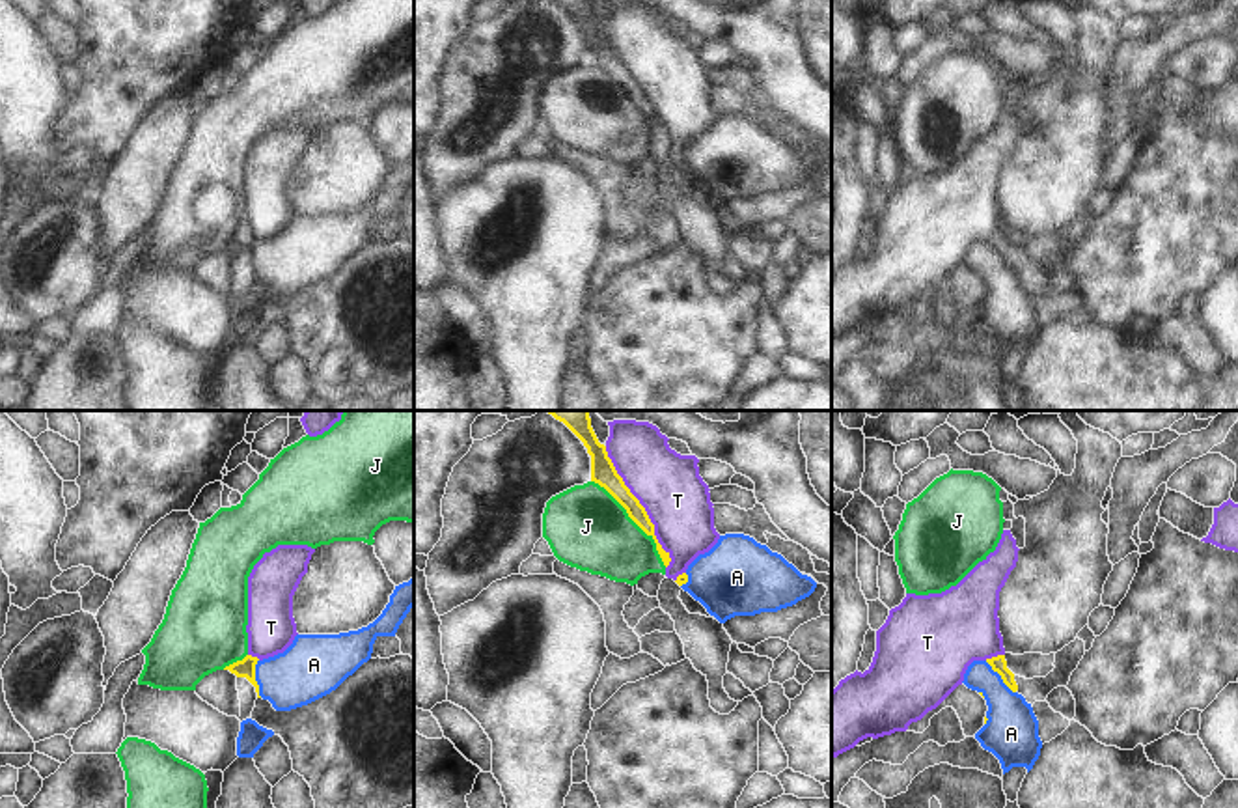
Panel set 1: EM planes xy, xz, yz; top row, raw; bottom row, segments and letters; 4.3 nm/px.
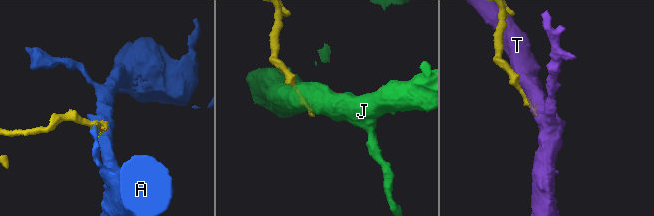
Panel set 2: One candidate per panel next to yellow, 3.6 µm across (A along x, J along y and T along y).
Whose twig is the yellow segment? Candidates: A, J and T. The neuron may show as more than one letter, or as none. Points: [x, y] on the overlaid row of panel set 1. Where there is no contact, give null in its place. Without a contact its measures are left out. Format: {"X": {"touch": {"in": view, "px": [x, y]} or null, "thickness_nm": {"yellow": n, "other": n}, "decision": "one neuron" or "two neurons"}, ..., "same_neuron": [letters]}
{"A": {"touch": {"in": "xy", "px": [254, 678]}, "thickness_nm": {"yellow": 80, "other": 260}, "decision": "one neuron"}, "J": {"touch": {"in": "xz", "px": [634, 521]}, "thickness_nm": {"yellow": 110, "other": 360}, "decision": "two neurons"}, "T": {"touch": {"in": "xz", "px": [644, 508]}, "thickness_nm": {"yellow": 110, "other": 280}, "decision": "two neurons"}, "same_neuron": ["A"]}

